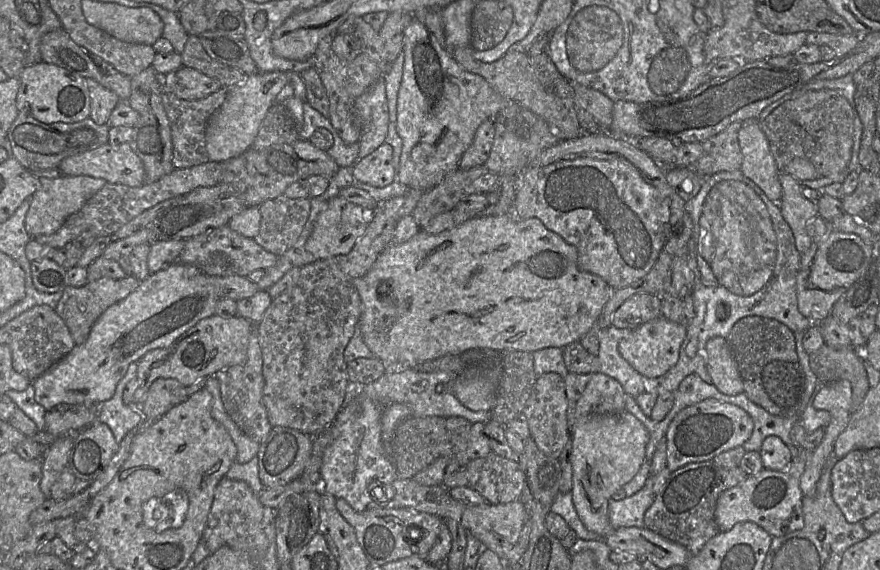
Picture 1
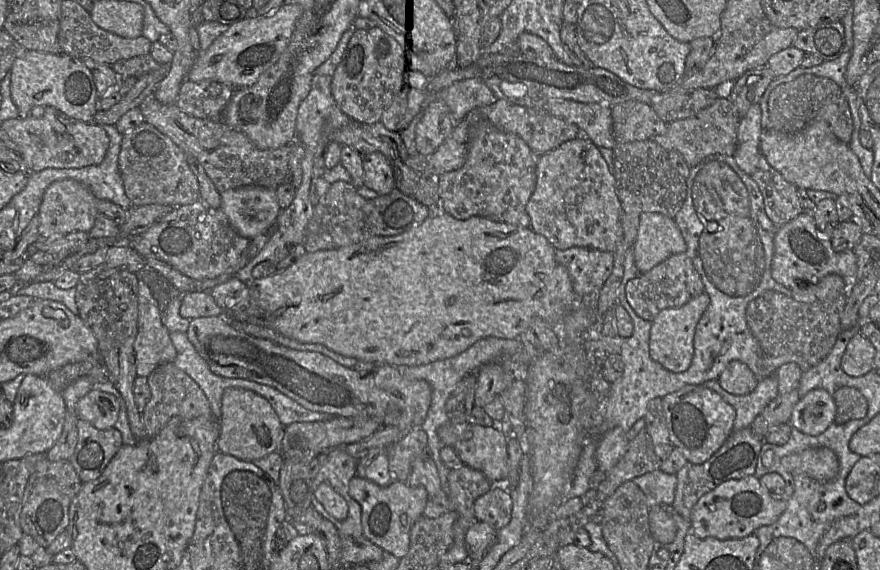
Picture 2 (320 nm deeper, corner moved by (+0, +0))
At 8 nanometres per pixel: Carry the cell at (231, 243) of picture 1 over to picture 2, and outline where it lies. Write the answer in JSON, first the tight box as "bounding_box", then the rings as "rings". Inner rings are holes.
{"bounding_box":[141,200,249,280],"rings":[[[200,200],[192,204],[174,207],[171,212],[148,228],[141,235],[141,238],[148,243],[150,249],[158,259],[167,263],[183,275],[196,280],[216,278],[231,267],[234,267],[249,242],[249,239],[237,234],[230,226],[221,208],[208,207]]]}

